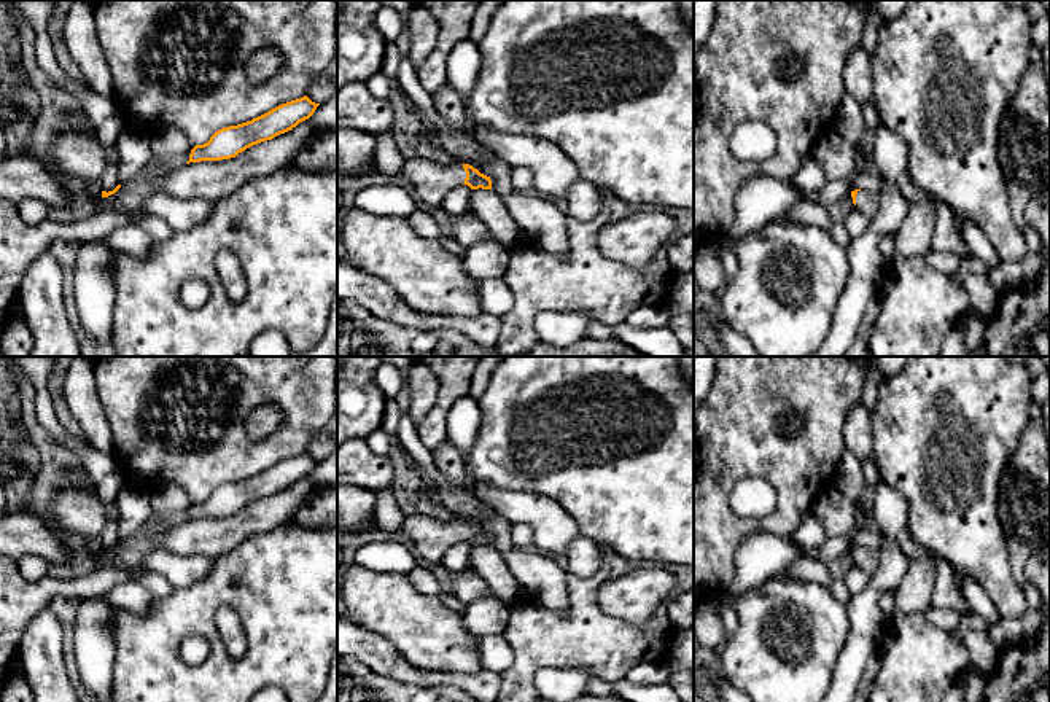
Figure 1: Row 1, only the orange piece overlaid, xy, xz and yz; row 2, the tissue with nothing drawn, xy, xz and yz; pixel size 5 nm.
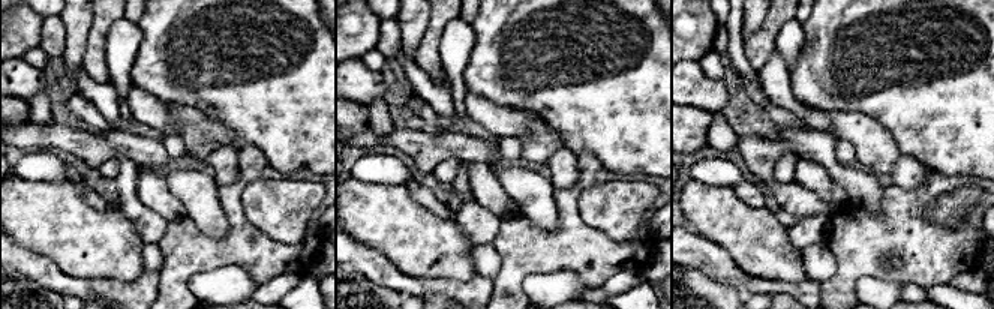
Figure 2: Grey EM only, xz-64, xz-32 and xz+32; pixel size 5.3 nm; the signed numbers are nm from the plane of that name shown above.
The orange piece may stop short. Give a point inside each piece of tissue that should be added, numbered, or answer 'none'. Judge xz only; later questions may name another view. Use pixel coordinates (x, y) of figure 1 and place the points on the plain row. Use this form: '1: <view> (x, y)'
1: xz (433, 537)

